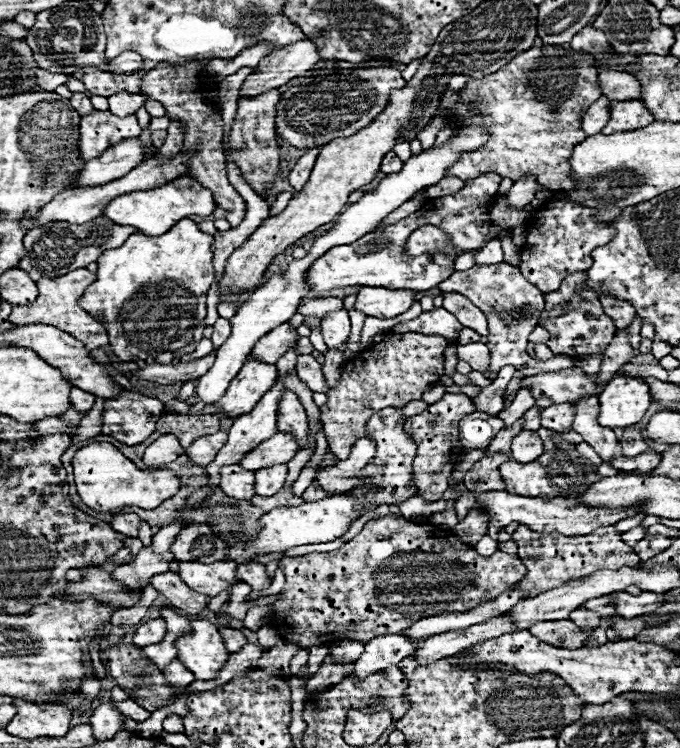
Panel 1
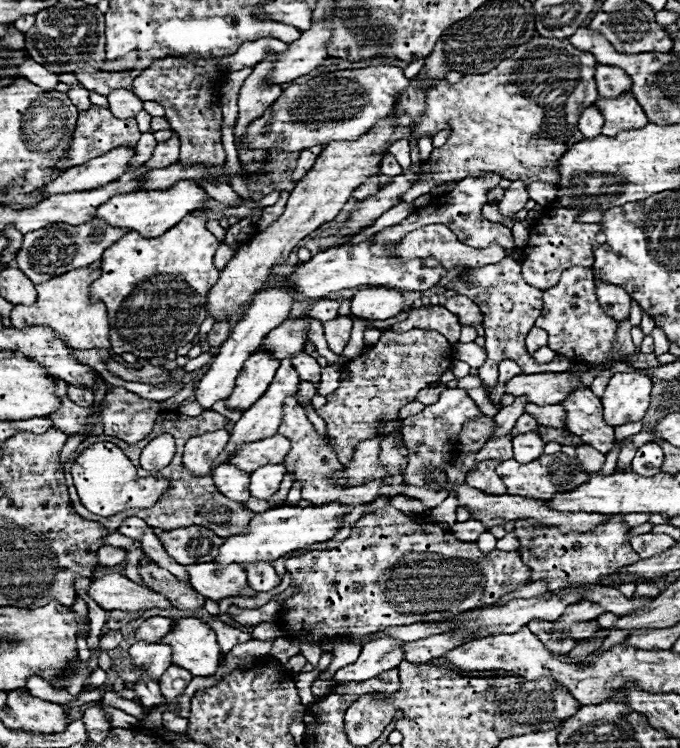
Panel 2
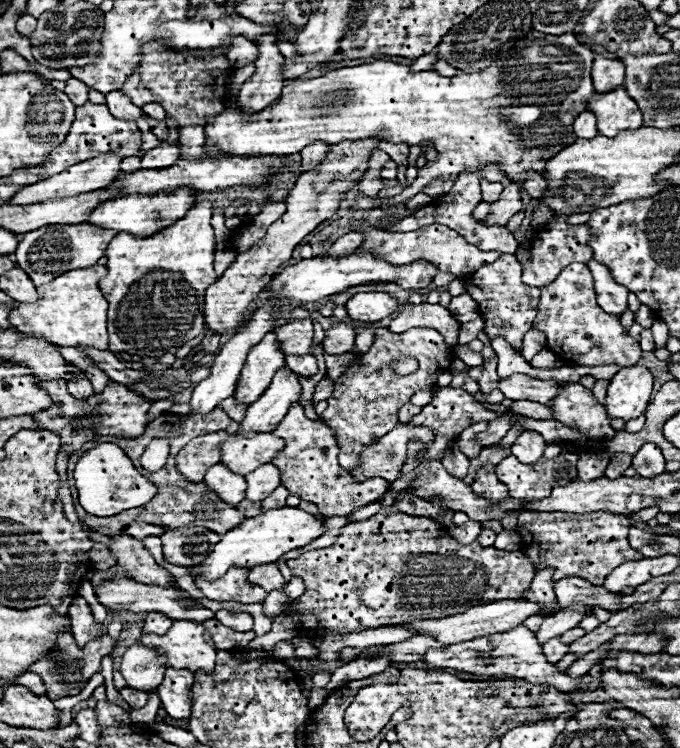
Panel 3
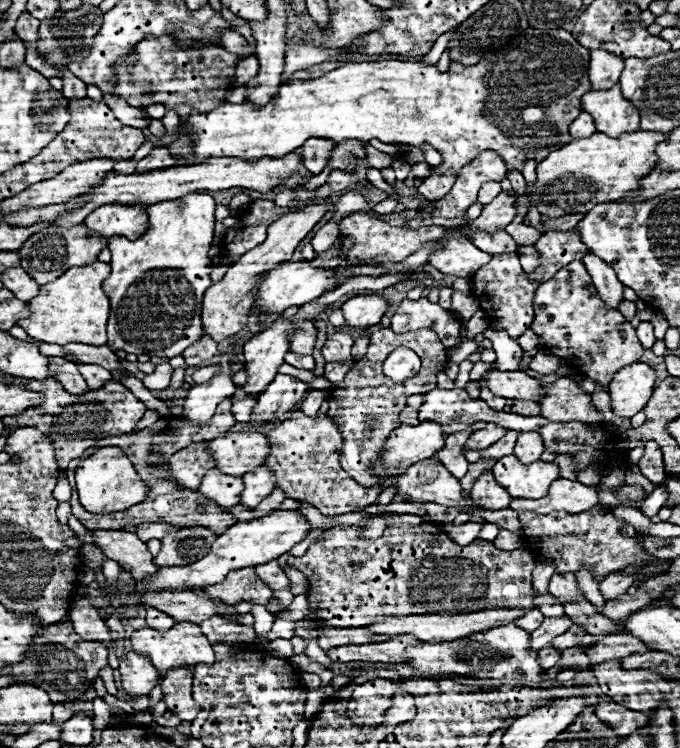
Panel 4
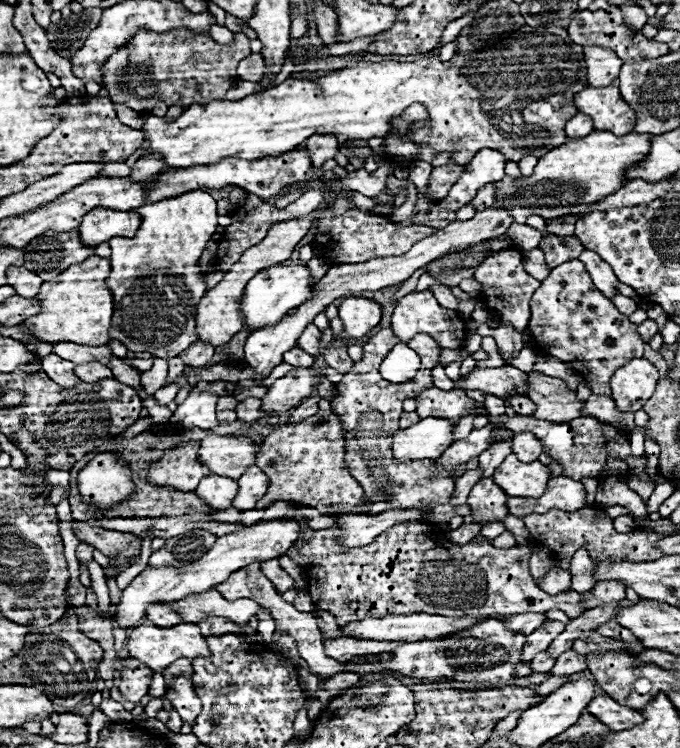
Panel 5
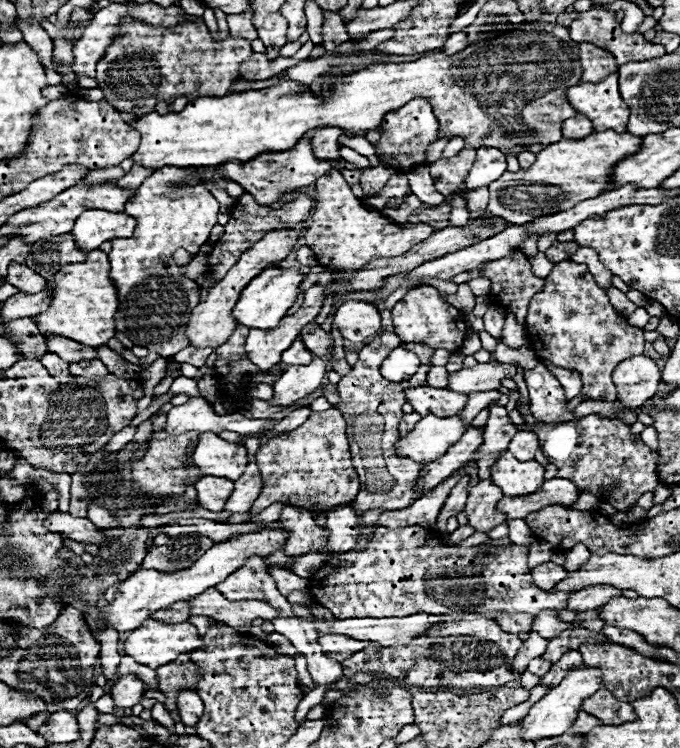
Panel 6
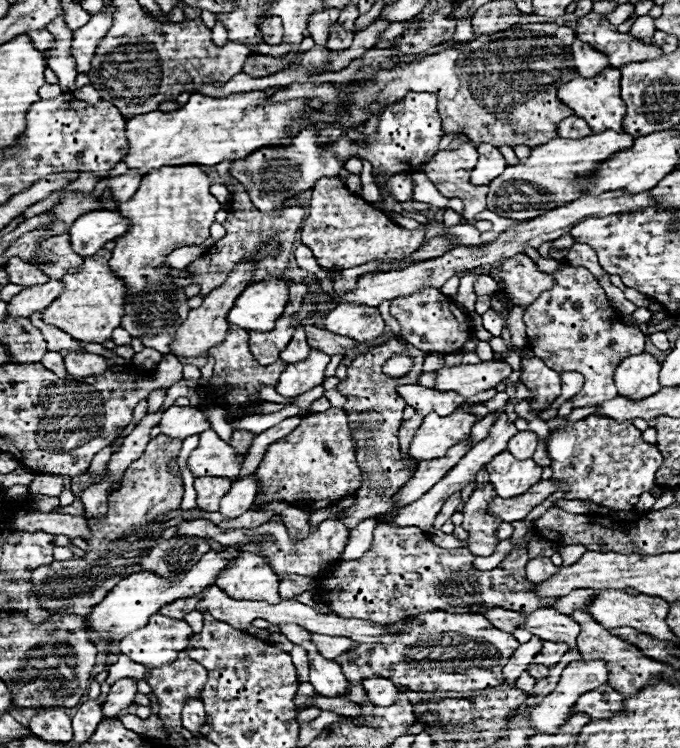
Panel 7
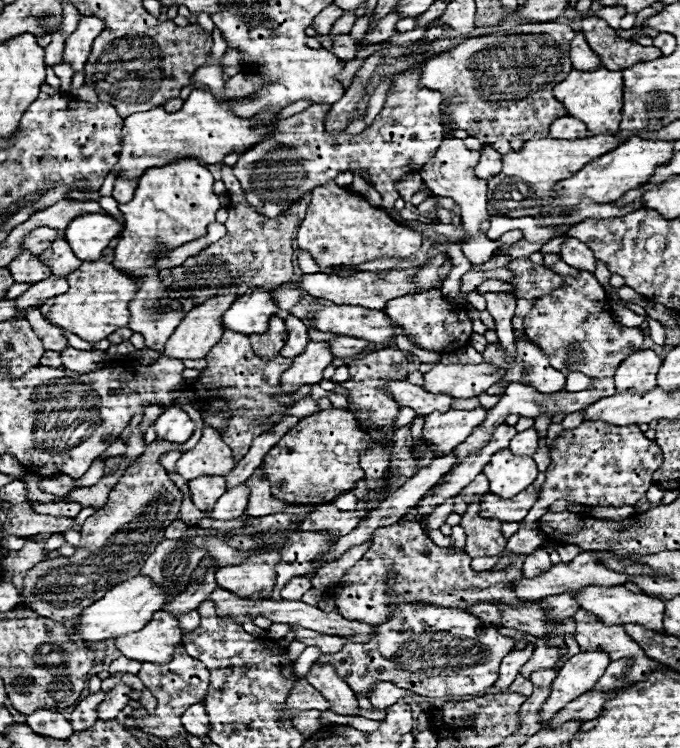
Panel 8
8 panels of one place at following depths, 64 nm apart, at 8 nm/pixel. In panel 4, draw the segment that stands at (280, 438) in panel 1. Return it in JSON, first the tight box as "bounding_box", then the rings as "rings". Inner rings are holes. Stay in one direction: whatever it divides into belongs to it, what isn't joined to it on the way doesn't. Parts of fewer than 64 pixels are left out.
{"bounding_box":[208,432,270,476],"rings":[[[226,432],[222,438],[208,442],[208,450],[214,454],[220,472],[244,476],[264,464],[270,454],[270,442],[260,432]]]}

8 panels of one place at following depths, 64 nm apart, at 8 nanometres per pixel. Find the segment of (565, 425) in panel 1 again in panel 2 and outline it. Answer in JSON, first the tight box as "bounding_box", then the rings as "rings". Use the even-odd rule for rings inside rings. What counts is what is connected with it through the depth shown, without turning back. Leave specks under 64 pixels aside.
{"bounding_box":[526,404,566,428],"rings":[[[528,404],[526,412],[532,414],[542,426],[552,426],[552,428],[566,428],[566,410],[558,404],[558,406],[550,406],[550,408],[538,408],[536,404]]]}

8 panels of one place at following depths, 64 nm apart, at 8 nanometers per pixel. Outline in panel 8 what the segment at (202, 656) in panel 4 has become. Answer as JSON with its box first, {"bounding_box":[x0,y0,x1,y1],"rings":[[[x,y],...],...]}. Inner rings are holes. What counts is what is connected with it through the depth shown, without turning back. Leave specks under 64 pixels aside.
{"bounding_box":[116,612,182,664],"rings":[[[154,612],[146,628],[116,638],[116,648],[130,660],[168,664],[174,648],[182,646],[182,628],[168,612]]]}

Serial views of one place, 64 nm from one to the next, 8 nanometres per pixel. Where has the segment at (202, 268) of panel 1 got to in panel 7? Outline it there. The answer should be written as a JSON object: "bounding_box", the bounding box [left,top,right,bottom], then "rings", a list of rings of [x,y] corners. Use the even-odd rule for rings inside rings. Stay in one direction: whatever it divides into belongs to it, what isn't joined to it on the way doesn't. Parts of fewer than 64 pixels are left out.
{"bounding_box":[110,164,222,354],"rings":[[[194,164],[186,166],[164,166],[162,168],[150,170],[138,188],[138,192],[124,204],[120,204],[120,214],[126,216],[132,222],[132,230],[114,240],[116,246],[112,250],[110,258],[110,268],[114,276],[118,276],[126,284],[126,302],[124,302],[124,312],[126,318],[122,318],[120,328],[128,330],[132,338],[140,338],[146,348],[154,348],[162,354],[170,354],[172,348],[170,344],[176,338],[176,330],[180,324],[188,318],[190,306],[188,296],[184,292],[174,292],[182,290],[182,286],[174,284],[176,278],[170,278],[168,266],[166,266],[166,256],[180,248],[180,246],[198,246],[210,236],[210,226],[216,222],[216,212],[222,208],[222,204],[210,194],[210,180],[208,174],[202,172]]]}

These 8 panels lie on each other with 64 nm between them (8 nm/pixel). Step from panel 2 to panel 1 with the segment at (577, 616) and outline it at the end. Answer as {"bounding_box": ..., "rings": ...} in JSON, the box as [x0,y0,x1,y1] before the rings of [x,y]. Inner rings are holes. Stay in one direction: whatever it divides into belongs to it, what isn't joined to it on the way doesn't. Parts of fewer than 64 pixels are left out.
{"bounding_box":[584,594,616,616],"rings":[[[606,594],[606,596],[600,596],[600,598],[592,598],[584,604],[588,610],[592,612],[598,612],[600,616],[610,616],[616,612],[616,602],[612,598],[612,594]]]}

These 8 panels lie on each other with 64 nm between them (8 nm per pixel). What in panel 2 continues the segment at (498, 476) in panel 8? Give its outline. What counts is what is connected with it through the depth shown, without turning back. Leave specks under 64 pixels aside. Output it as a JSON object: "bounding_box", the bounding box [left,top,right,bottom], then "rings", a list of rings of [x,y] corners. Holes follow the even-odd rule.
{"bounding_box":[496,452,592,500],"rings":[[[556,452],[552,456],[542,454],[538,460],[534,460],[530,464],[520,464],[514,458],[504,460],[504,462],[498,464],[496,472],[500,474],[504,484],[508,486],[508,494],[540,498],[540,500],[550,500],[552,494],[556,494],[556,492],[570,492],[572,488],[578,488],[578,486],[586,484],[592,478],[590,474],[584,472],[584,468],[578,462],[578,458],[570,458],[570,456],[562,454],[562,452]],[[546,478],[548,478],[548,482],[564,482],[564,484],[546,484]]]}

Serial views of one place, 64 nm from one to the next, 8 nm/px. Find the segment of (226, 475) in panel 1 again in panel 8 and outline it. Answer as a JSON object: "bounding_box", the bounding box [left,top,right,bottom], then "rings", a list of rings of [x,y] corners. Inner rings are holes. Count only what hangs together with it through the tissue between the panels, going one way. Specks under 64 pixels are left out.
{"bounding_box":[188,476,226,512],"rings":[[[200,476],[198,480],[190,480],[188,488],[192,492],[192,502],[200,508],[210,512],[214,502],[226,492],[226,478],[222,476]]]}

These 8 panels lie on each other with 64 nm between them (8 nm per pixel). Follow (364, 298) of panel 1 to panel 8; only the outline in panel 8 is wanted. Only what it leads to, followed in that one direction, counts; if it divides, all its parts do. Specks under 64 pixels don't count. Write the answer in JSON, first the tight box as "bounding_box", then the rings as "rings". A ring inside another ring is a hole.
{"bounding_box":[314,304,396,342],"rings":[[[334,304],[318,310],[314,328],[318,328],[320,332],[354,336],[368,342],[388,342],[396,336],[394,328],[388,324],[386,314],[382,314],[380,310],[348,304]]]}

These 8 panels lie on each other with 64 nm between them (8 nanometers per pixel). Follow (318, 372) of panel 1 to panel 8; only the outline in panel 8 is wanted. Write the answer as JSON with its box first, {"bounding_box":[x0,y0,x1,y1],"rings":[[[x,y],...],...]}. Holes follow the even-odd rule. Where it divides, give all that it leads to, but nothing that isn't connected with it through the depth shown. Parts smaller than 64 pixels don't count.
{"bounding_box":[280,314,308,358],"rings":[[[292,314],[286,318],[286,328],[288,328],[290,334],[288,334],[286,346],[282,348],[280,356],[284,356],[284,358],[296,358],[308,346],[308,332],[306,332],[306,326],[302,324],[302,320],[298,320]]]}

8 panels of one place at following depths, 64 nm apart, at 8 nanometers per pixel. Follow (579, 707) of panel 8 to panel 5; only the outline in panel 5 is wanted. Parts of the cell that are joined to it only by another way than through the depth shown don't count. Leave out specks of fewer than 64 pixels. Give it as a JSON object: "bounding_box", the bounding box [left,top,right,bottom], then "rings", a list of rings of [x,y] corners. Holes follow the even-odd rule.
{"bounding_box":[588,694,642,732],"rings":[[[600,694],[596,696],[590,704],[588,704],[588,712],[594,714],[598,720],[602,720],[606,726],[610,726],[610,730],[620,732],[620,730],[628,730],[636,724],[642,724],[642,714],[638,710],[620,706],[616,700],[612,700],[608,694]]]}

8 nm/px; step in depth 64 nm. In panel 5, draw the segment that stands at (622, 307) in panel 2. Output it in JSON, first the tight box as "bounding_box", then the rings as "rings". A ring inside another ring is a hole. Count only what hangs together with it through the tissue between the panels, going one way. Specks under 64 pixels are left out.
{"bounding_box":[578,250,620,300],"rings":[[[584,250],[578,260],[582,260],[582,262],[586,264],[586,270],[588,270],[592,282],[596,284],[596,288],[598,288],[608,300],[612,300],[612,298],[618,294],[618,284],[620,284],[620,280],[614,276],[612,268],[610,268],[602,258],[598,258],[598,254],[588,252],[588,250]]]}

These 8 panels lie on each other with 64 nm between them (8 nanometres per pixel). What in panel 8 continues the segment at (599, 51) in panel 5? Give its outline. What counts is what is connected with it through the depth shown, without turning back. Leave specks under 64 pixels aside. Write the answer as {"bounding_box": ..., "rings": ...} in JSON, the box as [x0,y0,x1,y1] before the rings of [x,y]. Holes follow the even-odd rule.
{"bounding_box":[570,32,602,72],"rings":[[[580,32],[570,42],[570,60],[572,60],[572,66],[582,70],[582,72],[592,72],[592,70],[602,66],[600,56],[596,56],[590,50],[590,46],[586,44],[586,40],[584,40],[584,36]]]}

